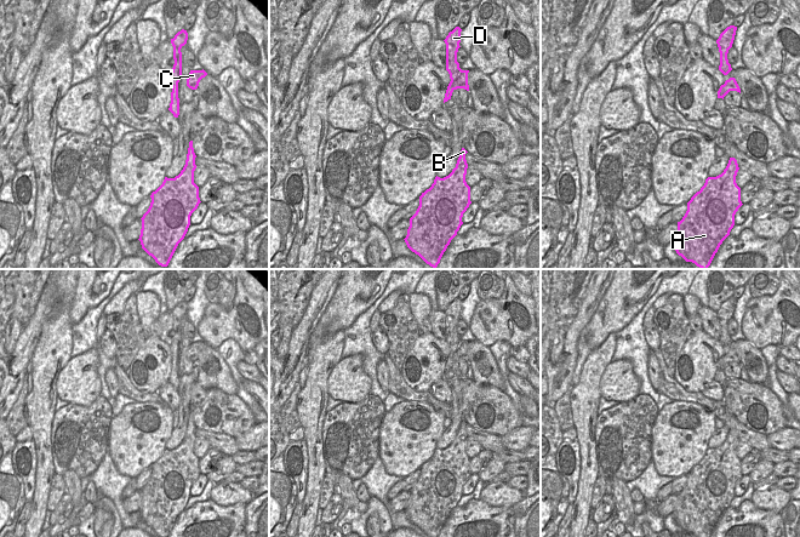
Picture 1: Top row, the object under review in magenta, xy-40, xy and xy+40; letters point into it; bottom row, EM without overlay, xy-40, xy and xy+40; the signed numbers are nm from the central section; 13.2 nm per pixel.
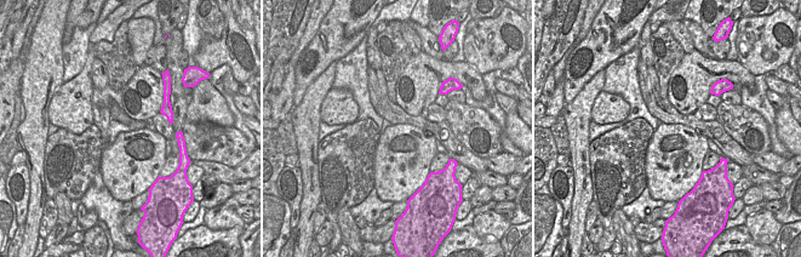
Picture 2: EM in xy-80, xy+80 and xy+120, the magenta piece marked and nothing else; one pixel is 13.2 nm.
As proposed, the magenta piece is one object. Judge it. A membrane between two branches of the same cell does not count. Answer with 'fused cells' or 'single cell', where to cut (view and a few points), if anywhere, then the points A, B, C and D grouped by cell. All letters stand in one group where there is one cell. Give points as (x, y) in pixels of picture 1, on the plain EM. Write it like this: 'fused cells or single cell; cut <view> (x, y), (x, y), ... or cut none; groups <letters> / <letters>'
fused cells; cut xy (461, 341), (452, 353); groups A B D / C

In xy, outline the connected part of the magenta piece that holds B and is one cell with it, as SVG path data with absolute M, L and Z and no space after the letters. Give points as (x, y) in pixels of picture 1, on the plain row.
M462 419L456 439L434 455L419 468L419 478L410 490L407 519L427 536L438 537L463 496L462 489L470 473L470 458L465 453L468 435Z

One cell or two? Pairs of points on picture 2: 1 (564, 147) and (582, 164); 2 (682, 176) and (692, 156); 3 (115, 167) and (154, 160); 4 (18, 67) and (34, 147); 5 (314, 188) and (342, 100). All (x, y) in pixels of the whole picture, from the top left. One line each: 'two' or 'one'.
1: two
2: one
3: one
4: two
5: two

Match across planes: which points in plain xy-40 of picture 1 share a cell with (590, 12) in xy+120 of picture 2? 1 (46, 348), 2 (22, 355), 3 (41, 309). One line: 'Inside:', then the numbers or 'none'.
Inside: 2, 3

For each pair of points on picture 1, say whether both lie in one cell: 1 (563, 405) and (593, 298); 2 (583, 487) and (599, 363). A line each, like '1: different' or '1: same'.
1: different
2: same

